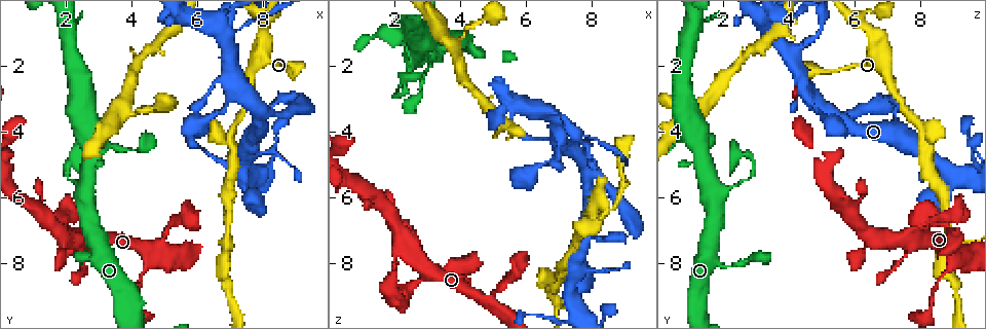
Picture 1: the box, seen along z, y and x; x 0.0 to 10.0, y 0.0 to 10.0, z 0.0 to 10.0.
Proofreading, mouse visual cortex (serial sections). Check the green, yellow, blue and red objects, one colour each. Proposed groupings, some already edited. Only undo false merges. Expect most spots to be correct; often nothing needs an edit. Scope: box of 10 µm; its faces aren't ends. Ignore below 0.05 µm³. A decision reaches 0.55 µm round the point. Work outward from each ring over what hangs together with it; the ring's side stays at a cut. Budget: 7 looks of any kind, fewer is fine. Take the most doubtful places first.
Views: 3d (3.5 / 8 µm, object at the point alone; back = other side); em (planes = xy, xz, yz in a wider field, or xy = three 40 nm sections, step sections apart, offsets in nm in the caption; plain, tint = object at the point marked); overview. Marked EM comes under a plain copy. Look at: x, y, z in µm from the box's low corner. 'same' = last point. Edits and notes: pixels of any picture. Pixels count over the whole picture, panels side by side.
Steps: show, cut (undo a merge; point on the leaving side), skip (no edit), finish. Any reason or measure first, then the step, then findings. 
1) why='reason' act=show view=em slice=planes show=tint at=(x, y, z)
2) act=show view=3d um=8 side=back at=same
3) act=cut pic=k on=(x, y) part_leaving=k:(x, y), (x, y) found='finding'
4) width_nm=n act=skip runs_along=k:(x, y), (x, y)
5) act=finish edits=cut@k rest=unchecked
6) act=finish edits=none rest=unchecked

act=show view=3d um=3.5 at=(6.95, 7.10, 8.85)

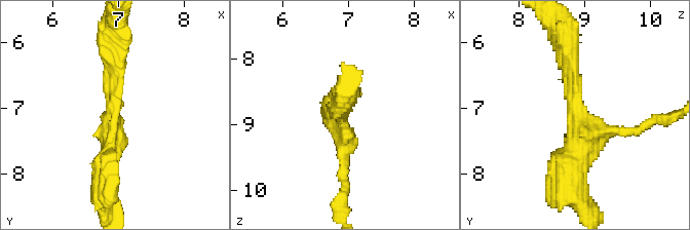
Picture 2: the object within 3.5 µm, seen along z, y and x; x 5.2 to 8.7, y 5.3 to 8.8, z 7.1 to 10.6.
act=show view=em slice=xy step=1 show=tint at=(6.90, 7.10, 8.90)

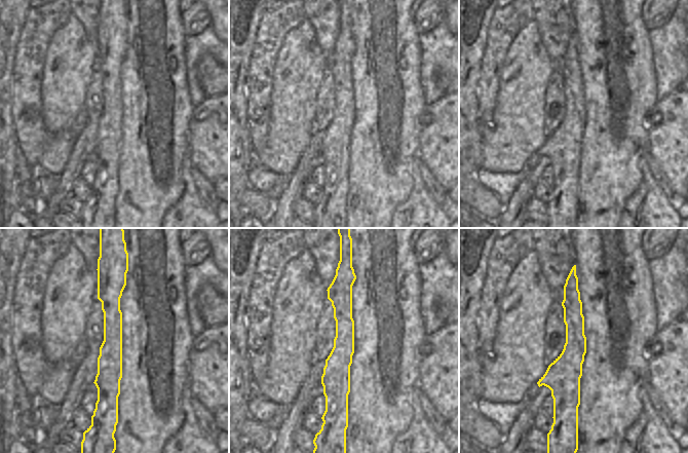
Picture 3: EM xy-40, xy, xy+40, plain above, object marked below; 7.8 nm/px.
width_nm=200 act=skip runs_along=3:(352, 275), (343, 285), (336, 411) found='continuous, no second cell'

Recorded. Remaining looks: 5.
act=show view=3d um=3.5 at=(6.70, 0.85, 3.40)

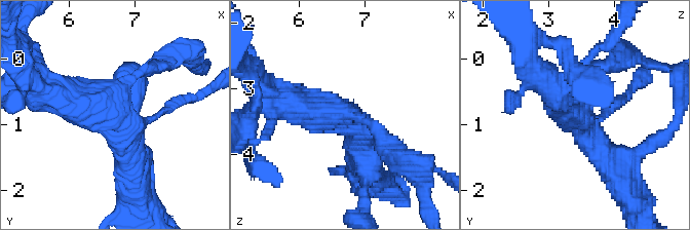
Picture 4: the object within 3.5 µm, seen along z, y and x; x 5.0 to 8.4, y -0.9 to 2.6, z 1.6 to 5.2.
arms=4 arm_widths_nm=150,150,400,500 act=show view=em slice=xy step=3 show=tint at=(6.70, 0.85, 3.45)

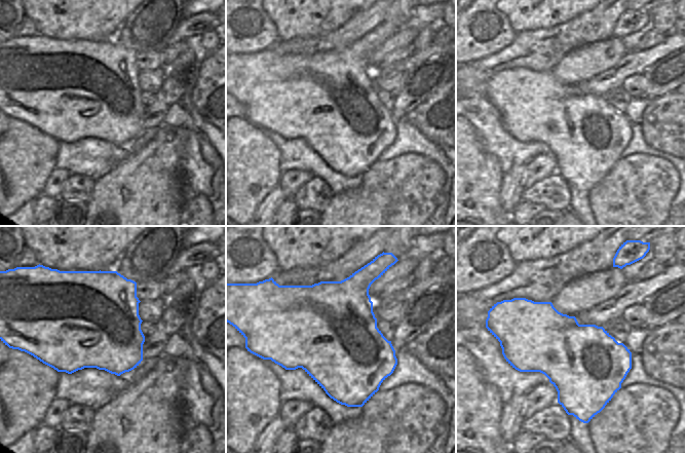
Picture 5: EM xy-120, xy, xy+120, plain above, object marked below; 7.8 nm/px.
act=skip runs_along=4:(133, 167), (114, 114), (51, 94) found='all the same cell'

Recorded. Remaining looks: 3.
why='abrupt turn' act=show view=3d um=8 at=(7.55, 4.65, 8.25)

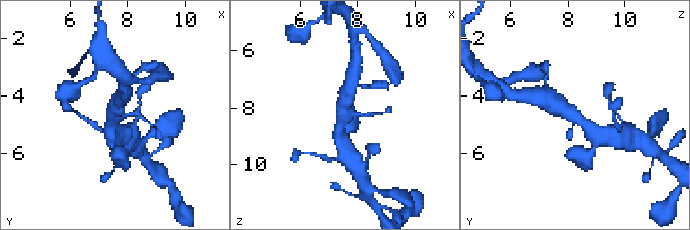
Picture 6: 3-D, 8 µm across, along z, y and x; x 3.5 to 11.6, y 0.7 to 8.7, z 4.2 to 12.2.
act=show view=3d um=3.5 side=back at=same

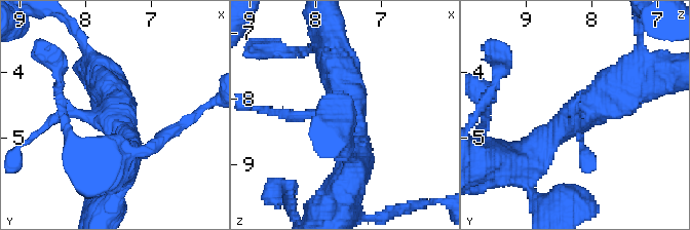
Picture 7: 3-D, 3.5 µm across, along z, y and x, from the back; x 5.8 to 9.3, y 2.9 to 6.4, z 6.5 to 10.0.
act=show view=em slice=xy step=1 show=tint at=same

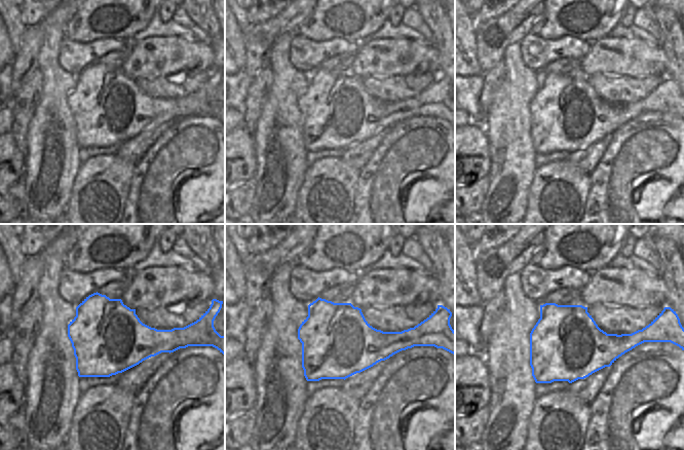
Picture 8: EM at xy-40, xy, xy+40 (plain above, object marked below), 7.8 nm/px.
act=skip runs_along=7:(629, 82), (582, 110), (527, 157) found='one cell here'

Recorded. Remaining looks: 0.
act=finish edits=none rest=unchecked

